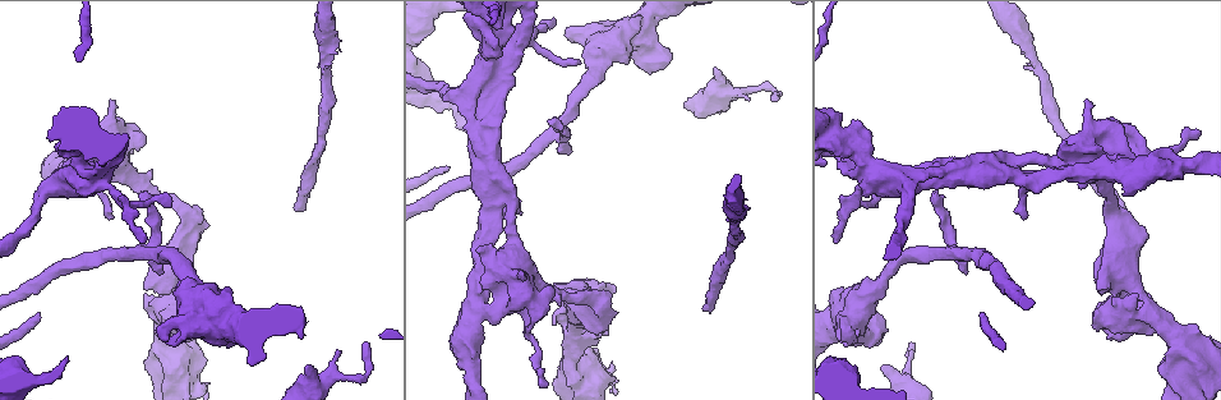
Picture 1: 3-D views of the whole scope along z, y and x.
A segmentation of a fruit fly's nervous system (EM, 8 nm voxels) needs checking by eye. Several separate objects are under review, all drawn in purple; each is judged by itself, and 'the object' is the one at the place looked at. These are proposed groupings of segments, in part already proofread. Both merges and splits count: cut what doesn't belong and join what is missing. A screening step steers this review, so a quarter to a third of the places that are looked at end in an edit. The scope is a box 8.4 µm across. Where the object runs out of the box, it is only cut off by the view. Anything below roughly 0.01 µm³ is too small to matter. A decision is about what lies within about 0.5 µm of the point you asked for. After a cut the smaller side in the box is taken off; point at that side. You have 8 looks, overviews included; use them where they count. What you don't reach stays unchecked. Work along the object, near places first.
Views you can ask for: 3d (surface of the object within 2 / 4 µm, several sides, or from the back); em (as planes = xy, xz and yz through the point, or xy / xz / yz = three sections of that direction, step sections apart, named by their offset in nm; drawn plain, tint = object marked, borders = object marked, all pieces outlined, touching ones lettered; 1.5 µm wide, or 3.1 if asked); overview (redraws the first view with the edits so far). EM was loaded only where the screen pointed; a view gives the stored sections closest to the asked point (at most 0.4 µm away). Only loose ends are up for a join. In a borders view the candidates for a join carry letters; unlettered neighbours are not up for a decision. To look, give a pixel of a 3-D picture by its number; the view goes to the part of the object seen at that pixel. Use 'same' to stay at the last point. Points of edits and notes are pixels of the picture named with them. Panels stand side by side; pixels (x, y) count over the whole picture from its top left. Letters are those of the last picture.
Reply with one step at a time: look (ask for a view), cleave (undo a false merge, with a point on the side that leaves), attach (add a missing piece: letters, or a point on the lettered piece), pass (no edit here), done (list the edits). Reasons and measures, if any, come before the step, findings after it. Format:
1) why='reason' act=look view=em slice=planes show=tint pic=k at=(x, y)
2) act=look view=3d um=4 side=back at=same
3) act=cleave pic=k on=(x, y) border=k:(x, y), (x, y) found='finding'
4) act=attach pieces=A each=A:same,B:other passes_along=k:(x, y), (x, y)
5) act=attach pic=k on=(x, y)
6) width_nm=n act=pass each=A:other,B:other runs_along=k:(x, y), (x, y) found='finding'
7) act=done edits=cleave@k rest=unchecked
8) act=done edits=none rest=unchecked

act=look view=em slice=xz step=4 show=plain pic=1 at=(715, 67)

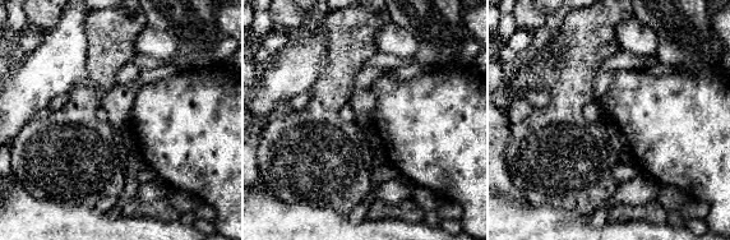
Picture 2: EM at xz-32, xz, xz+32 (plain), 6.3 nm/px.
why='see the neighbours' act=look view=em slice=xz step=4 show=borders at=same

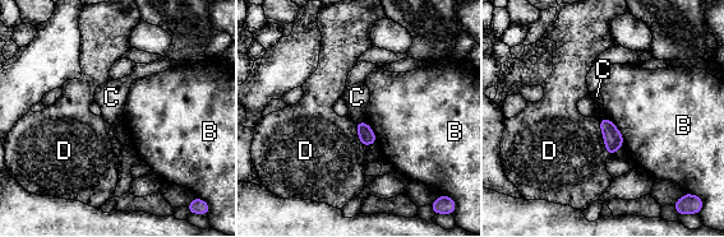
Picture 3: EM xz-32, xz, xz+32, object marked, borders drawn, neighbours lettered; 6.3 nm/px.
act=pass each=B:other,C:other,D:other border=3:(364, 120), (356, 124) found='none of them fits'

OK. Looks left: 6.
why='abrupt turn' act=look view=em slice=yz step=4 show=tint pic=1 at=(599, 309)

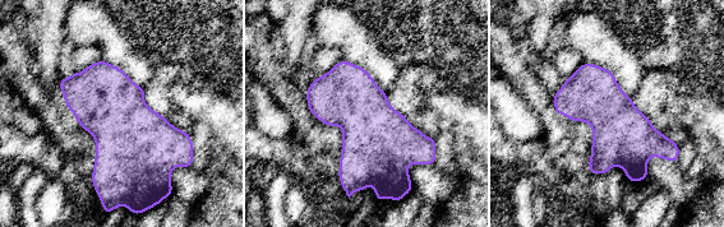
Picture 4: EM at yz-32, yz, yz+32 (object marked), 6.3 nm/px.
act=look view=em slice=planes show=tint at=same

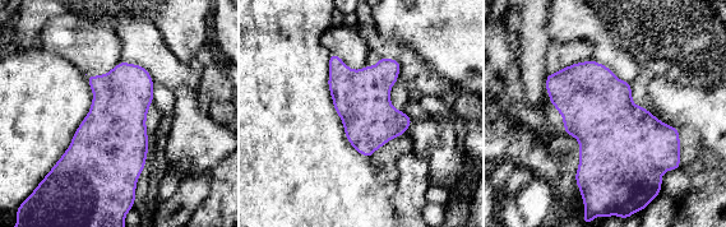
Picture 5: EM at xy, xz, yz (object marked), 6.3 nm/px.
why='see the neighbours' act=look view=em slice=planes show=borders at=same

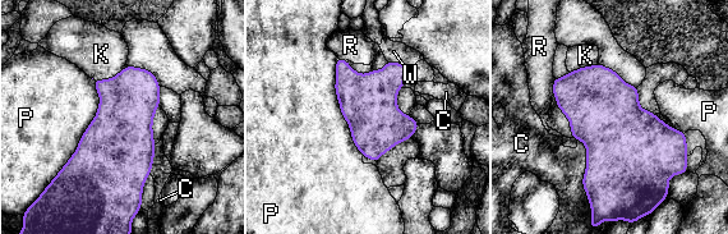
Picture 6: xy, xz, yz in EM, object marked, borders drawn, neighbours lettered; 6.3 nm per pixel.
longest_contact=P:650nm act=pass each=C:other,K:other,P:other,R:other,W:other border=6:(336, 58), (335, 95), (363, 155) found='one neuron here'

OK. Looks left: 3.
why='an open end' act=look view=em slice=yz step=8 show=borders pic=1 at=(553, 122)

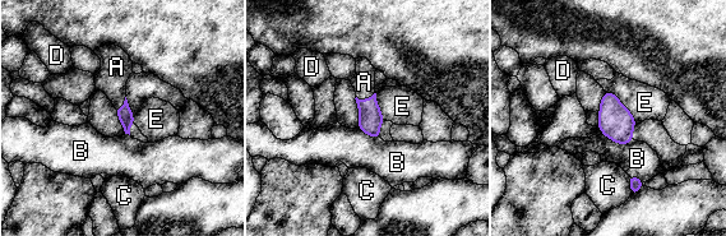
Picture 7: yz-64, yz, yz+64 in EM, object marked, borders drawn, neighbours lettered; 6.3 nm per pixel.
why='cut it another way' act=look view=em slice=planes show=borders at=same

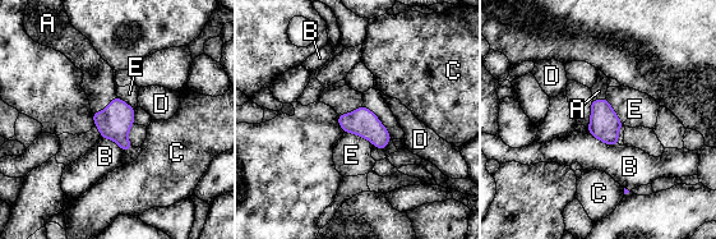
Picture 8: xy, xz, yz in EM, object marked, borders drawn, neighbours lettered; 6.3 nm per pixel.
act=attach pieces=A each=A:same,B:other,C:other,D:other,E:other passes_along=8:(115, 122), (106, 107), (98, 84) found='it goes on there'

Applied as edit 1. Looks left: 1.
act=done edits=attach@8 rest=unchecked

